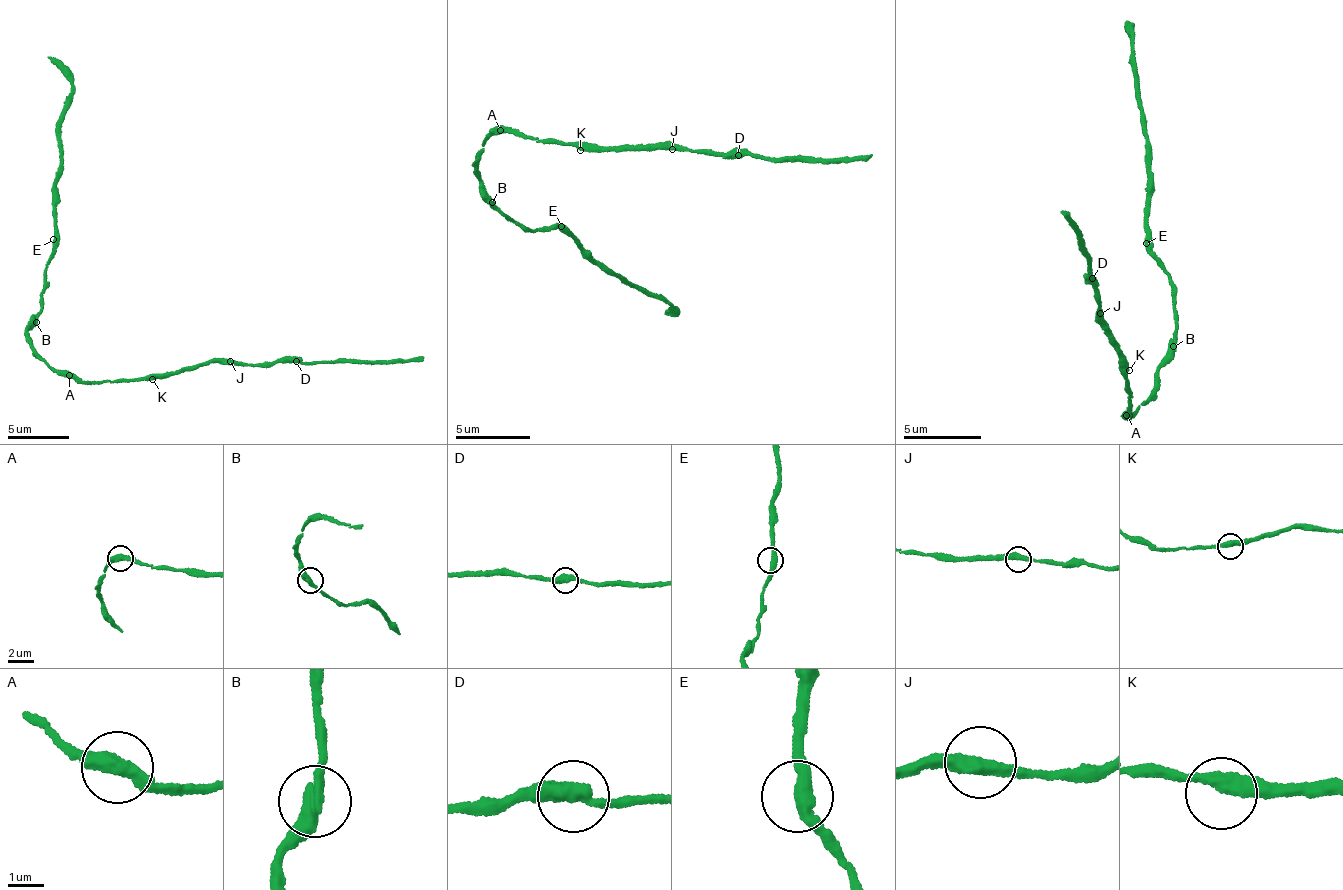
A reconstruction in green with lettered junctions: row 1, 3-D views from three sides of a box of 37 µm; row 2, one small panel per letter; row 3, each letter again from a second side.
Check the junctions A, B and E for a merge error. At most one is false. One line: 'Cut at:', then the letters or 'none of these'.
Cut at: none of these

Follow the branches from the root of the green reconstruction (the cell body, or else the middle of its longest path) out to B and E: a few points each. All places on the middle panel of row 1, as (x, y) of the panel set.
B: (490, 137), (485, 140), (477, 168), (487, 198), (492, 202)
E: (490, 137), (485, 140), (477, 168), (482, 176), (480, 182), (493, 204), (527, 232), (561, 226)

